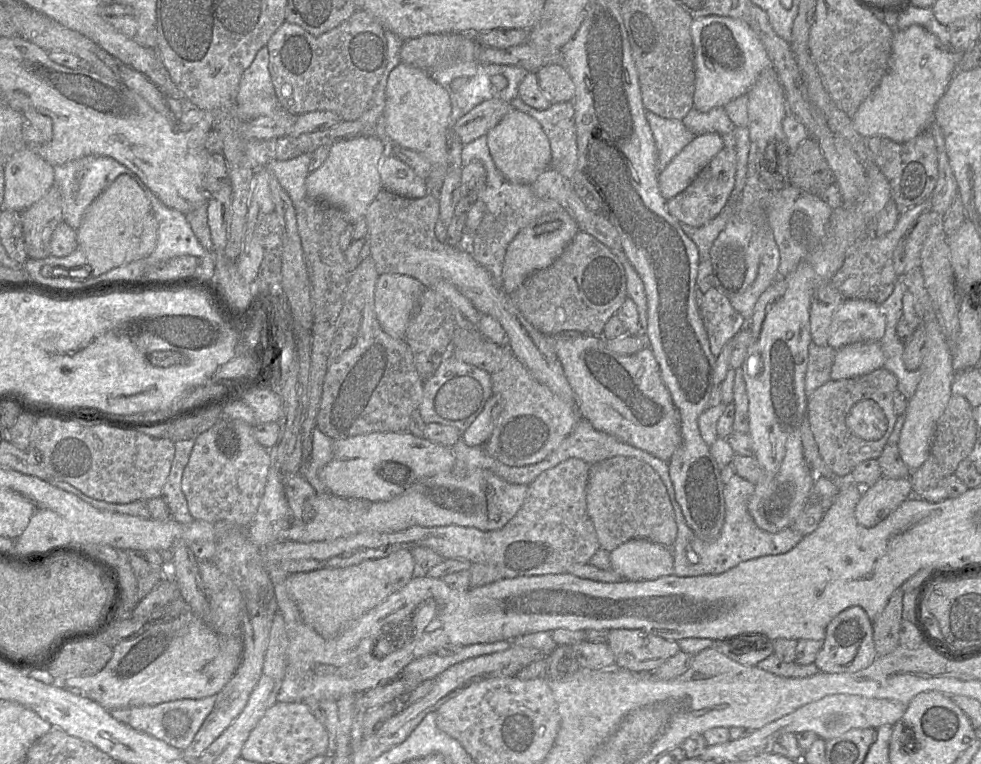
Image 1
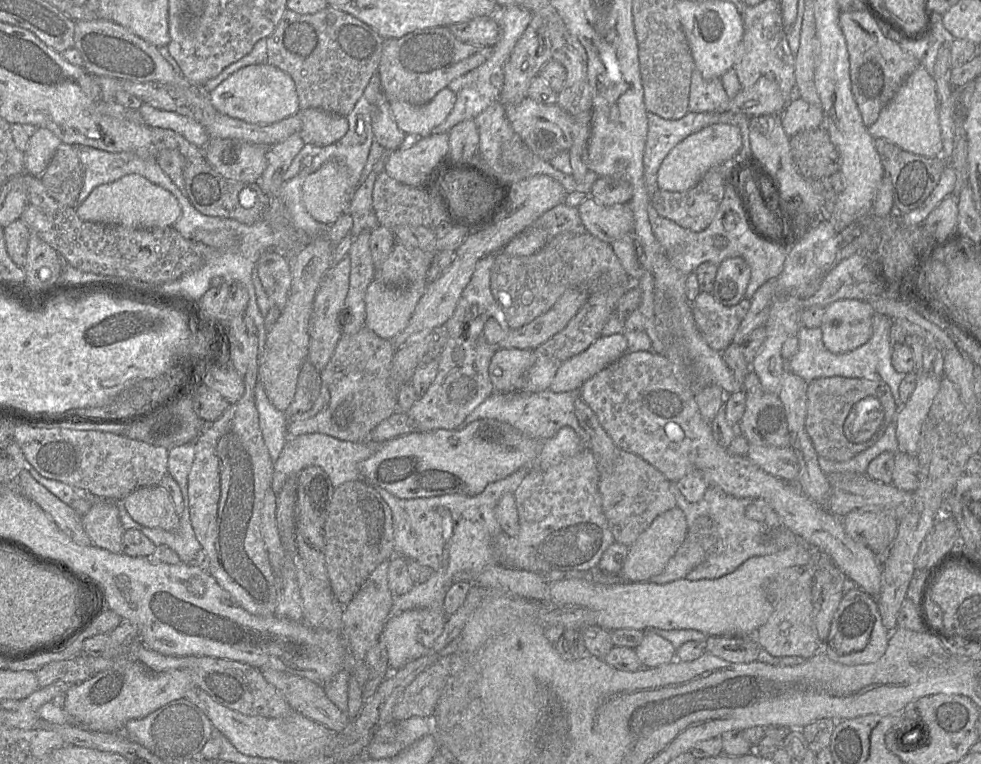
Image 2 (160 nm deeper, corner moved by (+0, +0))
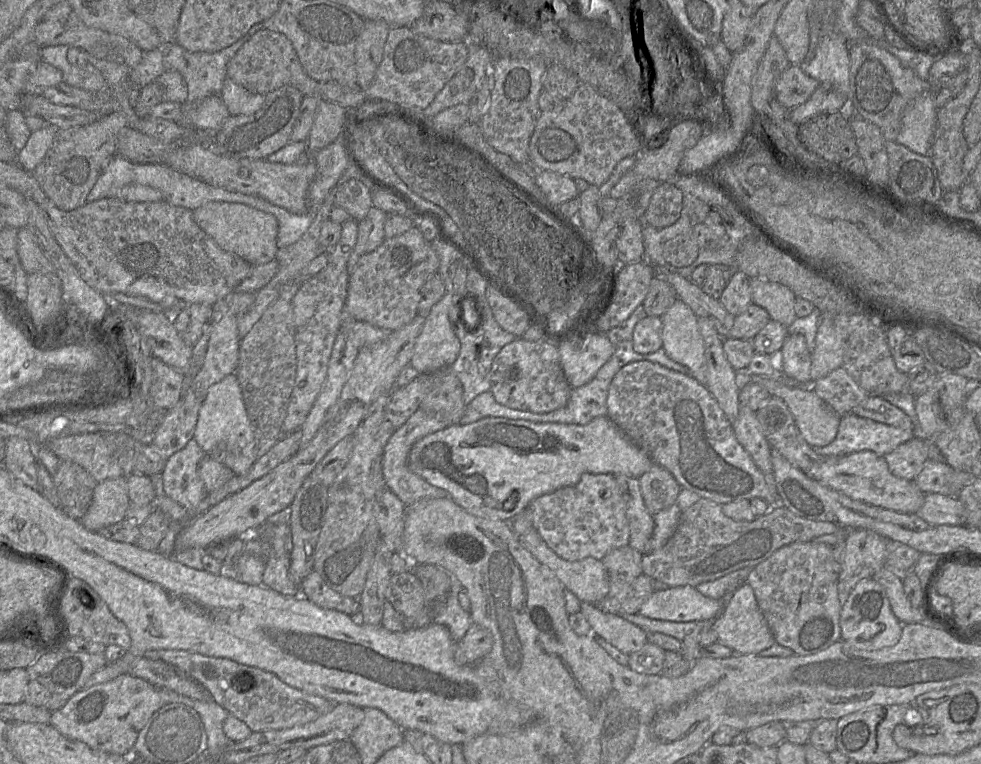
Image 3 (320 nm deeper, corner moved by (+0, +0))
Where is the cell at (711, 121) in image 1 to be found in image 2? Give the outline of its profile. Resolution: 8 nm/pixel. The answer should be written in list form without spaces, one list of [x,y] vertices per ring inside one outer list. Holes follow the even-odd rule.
[[[694,68],[691,76],[689,112],[724,112],[728,109],[729,101],[720,78],[705,79],[699,70]]]

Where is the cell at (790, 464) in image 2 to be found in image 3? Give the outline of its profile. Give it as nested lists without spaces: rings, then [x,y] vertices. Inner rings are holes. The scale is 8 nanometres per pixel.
[[[870,450],[826,457],[814,463],[804,473],[820,484],[841,492],[851,499],[900,513],[916,514],[925,501],[926,494],[913,481],[893,475],[884,456]]]

